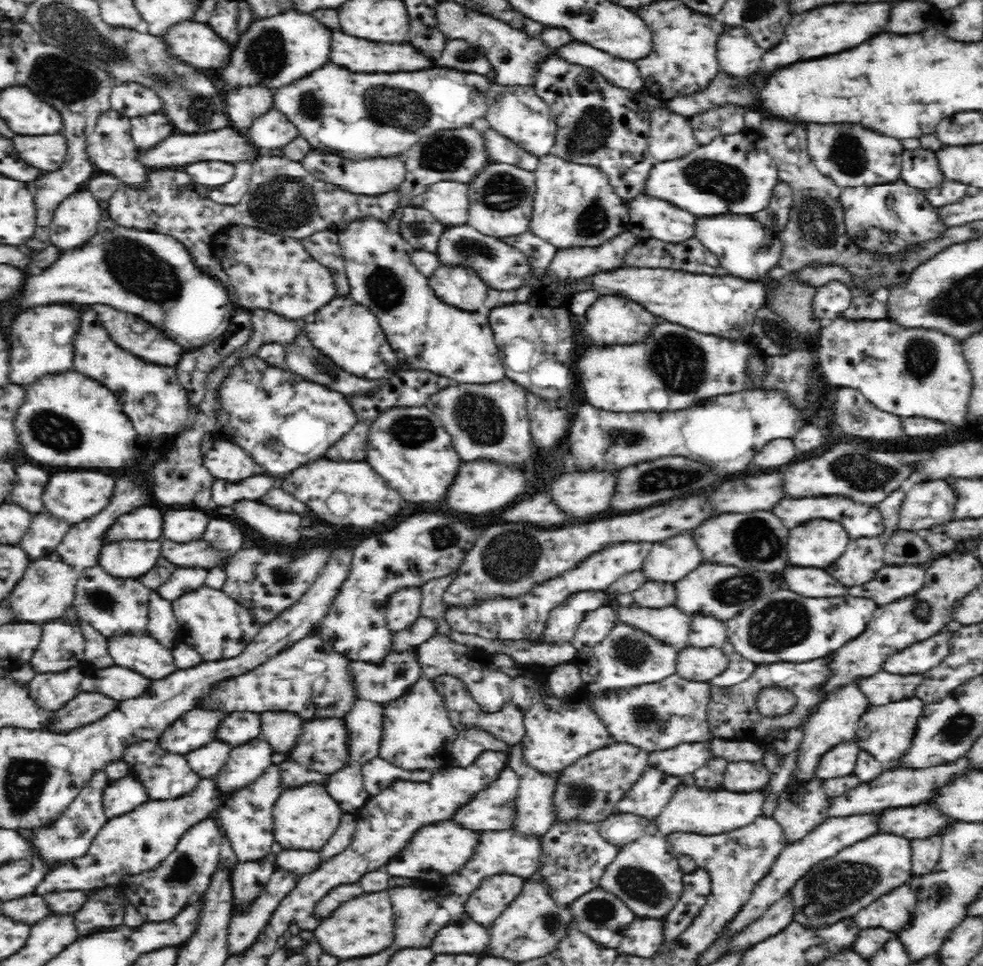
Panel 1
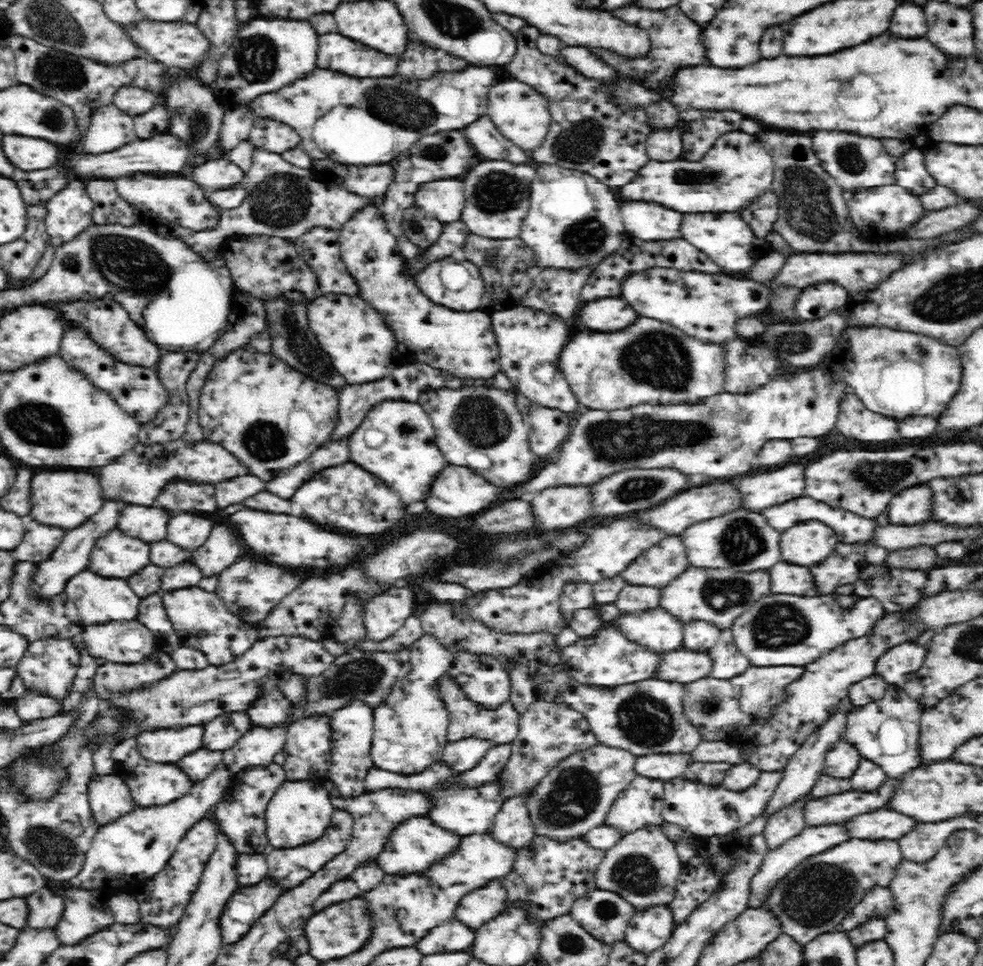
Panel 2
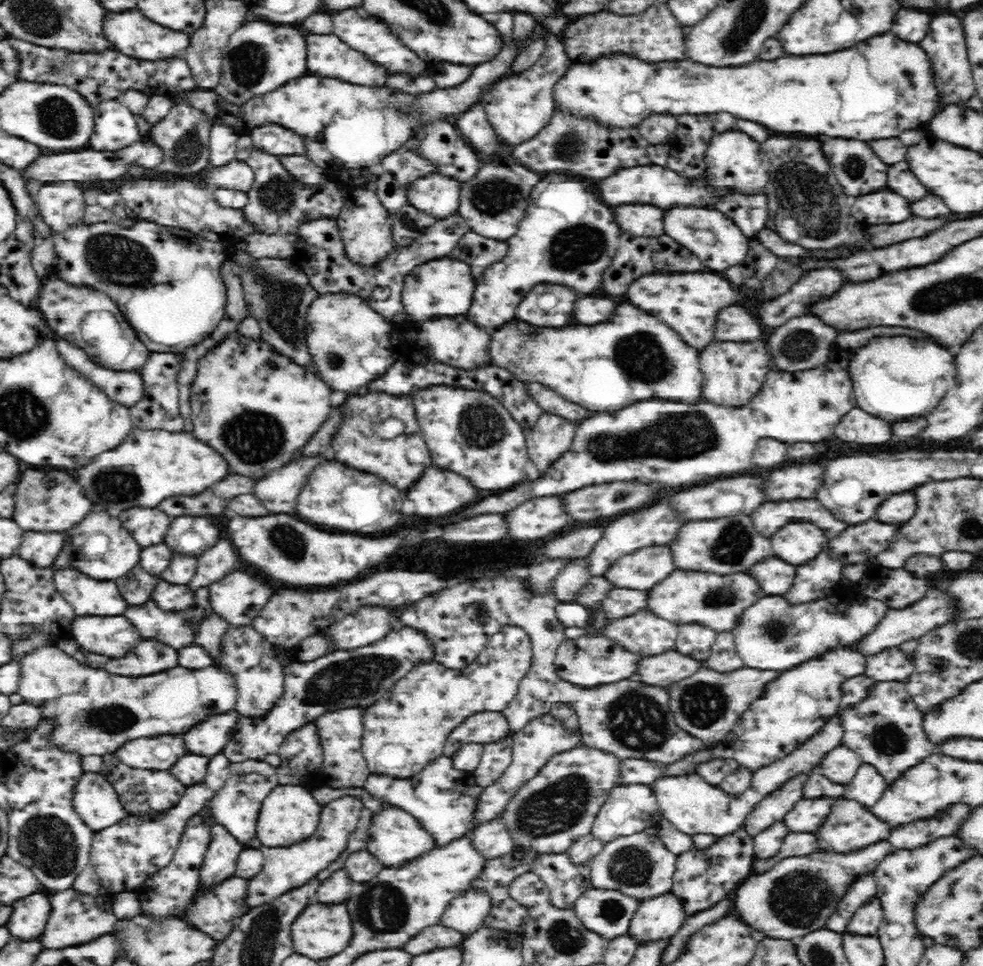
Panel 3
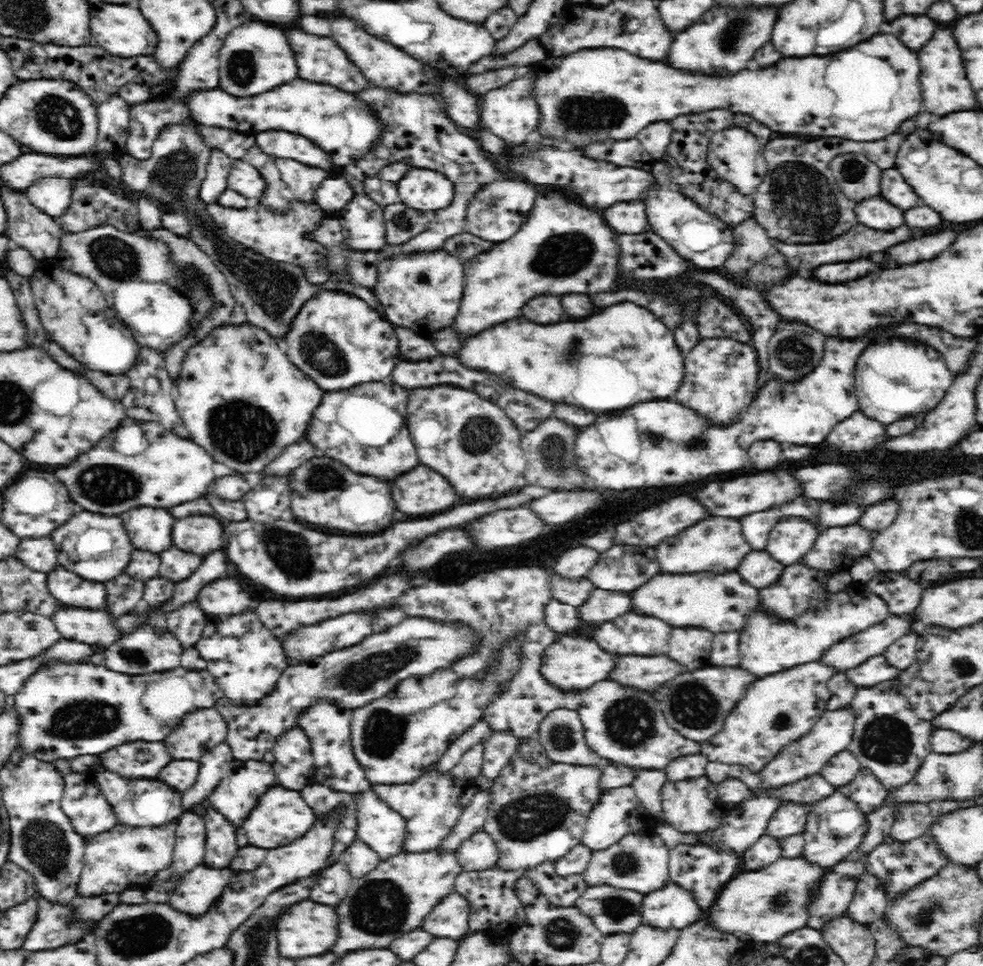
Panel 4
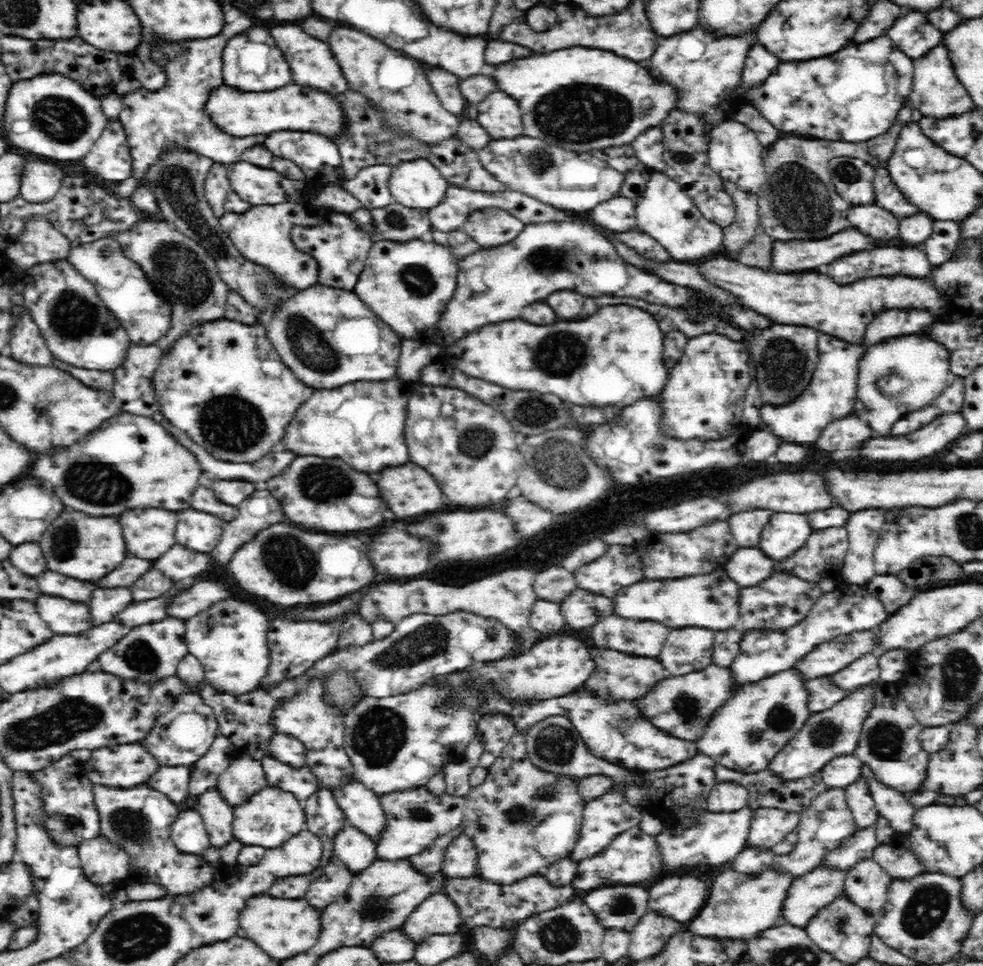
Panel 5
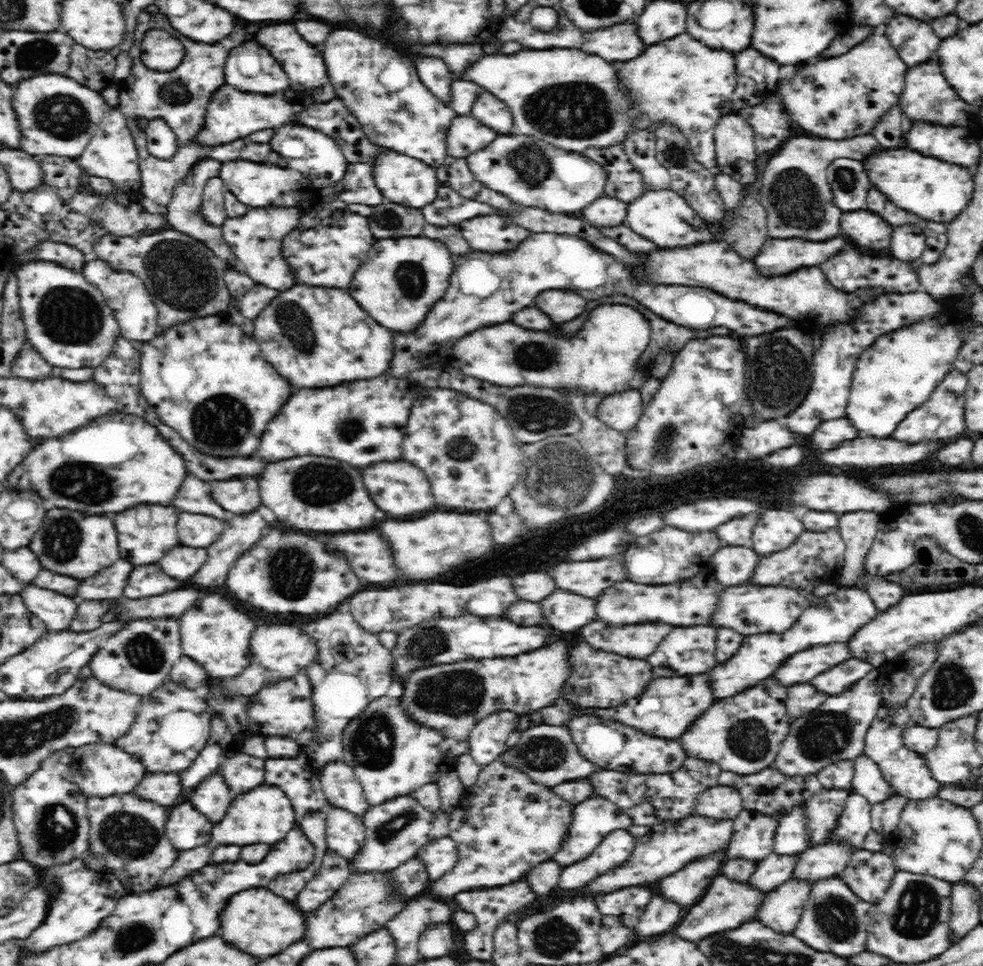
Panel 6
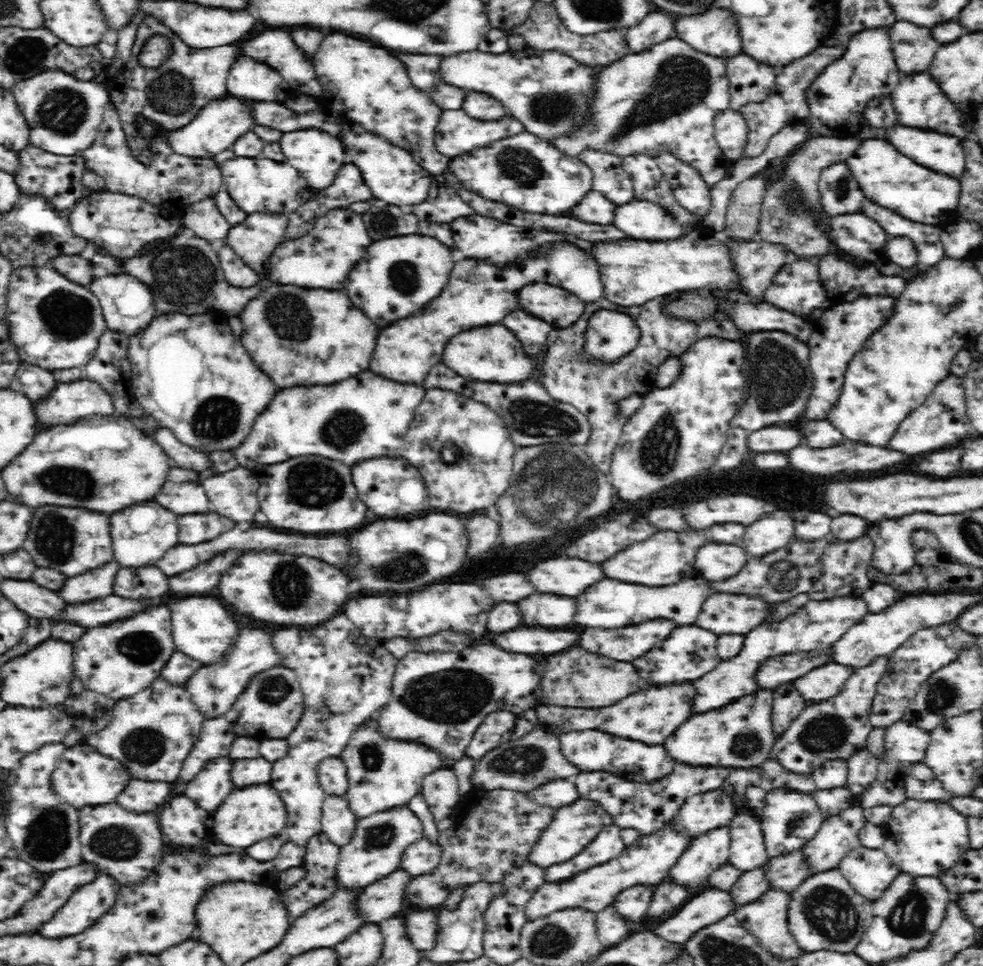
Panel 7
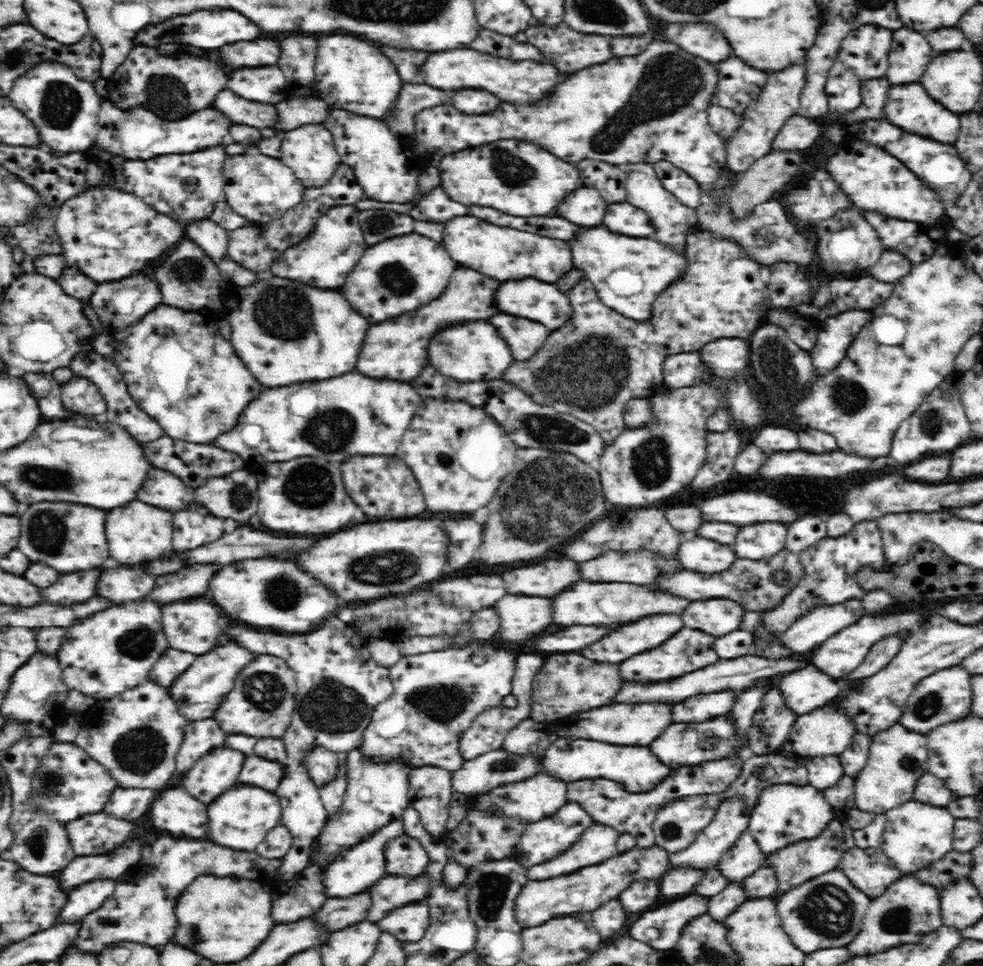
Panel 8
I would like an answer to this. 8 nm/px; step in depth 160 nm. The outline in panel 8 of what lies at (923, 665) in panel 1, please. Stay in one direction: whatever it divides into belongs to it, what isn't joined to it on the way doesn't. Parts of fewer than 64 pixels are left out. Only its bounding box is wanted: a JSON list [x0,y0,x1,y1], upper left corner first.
[778,664,841,715]

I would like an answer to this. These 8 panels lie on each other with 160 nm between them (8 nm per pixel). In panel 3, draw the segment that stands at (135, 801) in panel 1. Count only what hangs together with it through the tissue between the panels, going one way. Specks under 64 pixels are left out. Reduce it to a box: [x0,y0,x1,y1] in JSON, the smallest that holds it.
[75,772,129,832]

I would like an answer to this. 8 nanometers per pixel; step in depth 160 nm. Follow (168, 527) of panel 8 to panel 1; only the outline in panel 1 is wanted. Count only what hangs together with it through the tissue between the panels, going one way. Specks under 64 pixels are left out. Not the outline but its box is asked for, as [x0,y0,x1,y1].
[102,508,162,542]

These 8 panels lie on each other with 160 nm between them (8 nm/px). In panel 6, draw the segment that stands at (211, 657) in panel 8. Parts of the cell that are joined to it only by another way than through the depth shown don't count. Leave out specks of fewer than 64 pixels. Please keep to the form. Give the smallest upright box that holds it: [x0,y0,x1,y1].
[206,624,319,696]

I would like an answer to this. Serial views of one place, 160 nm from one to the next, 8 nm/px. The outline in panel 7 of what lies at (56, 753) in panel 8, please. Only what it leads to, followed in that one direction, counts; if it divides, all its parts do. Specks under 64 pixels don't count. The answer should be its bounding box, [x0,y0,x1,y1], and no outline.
[52,741,132,808]

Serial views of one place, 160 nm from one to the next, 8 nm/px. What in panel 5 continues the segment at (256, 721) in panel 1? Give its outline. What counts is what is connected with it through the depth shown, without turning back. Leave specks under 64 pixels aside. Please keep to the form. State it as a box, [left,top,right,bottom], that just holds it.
[141,694,220,766]

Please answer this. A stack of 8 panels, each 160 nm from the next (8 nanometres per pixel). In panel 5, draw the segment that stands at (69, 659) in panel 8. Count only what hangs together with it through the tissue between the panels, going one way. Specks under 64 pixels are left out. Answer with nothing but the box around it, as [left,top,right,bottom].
[100,617,188,681]

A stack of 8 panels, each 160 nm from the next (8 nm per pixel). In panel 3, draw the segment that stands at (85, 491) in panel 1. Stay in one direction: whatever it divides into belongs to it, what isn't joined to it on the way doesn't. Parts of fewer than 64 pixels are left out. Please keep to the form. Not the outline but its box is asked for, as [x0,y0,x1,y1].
[16,470,92,532]

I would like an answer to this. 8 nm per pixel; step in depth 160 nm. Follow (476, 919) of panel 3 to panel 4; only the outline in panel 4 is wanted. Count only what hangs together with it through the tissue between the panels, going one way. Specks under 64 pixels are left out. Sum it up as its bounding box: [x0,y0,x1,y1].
[421,890,472,940]

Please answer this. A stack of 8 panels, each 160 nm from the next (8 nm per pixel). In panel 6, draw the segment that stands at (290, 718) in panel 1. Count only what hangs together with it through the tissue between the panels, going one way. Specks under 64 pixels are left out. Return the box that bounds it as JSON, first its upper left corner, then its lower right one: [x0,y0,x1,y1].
[178,594,258,680]

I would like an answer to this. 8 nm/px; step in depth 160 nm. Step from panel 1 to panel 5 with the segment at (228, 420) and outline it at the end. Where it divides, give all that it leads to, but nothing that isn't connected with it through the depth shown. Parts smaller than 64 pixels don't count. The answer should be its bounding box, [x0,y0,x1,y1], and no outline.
[154,318,316,464]

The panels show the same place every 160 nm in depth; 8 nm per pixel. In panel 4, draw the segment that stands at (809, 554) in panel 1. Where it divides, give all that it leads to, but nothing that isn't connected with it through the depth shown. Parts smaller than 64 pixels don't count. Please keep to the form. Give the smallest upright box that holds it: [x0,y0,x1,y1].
[768,522,818,566]

